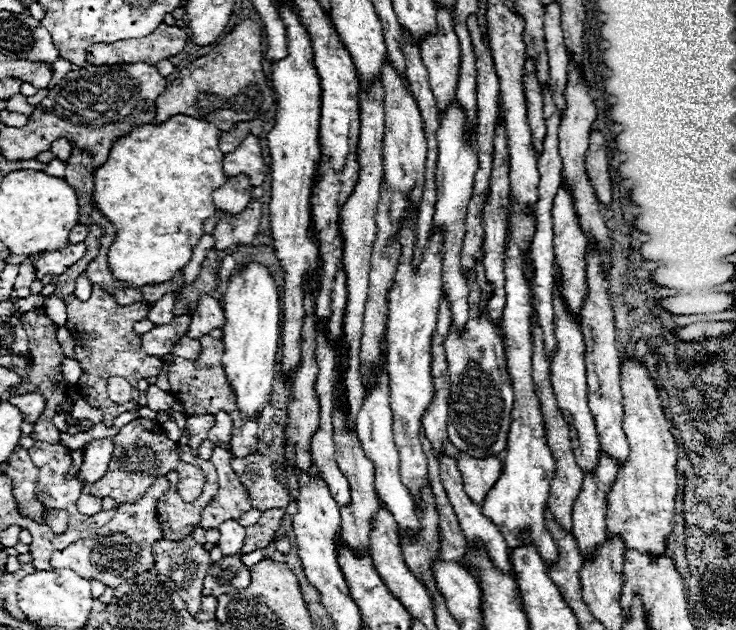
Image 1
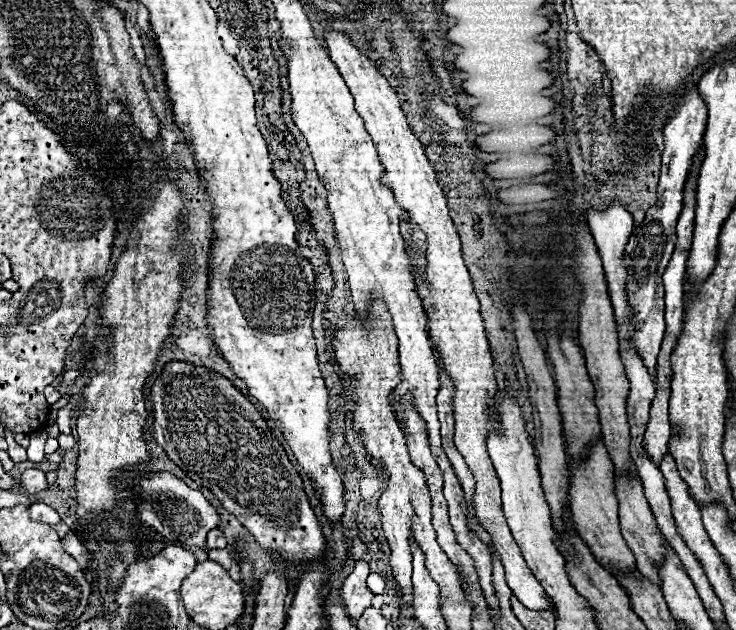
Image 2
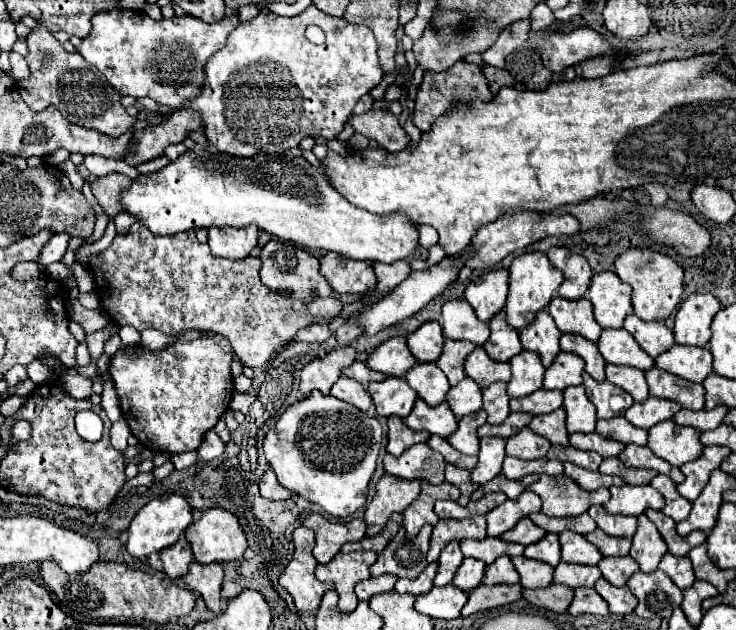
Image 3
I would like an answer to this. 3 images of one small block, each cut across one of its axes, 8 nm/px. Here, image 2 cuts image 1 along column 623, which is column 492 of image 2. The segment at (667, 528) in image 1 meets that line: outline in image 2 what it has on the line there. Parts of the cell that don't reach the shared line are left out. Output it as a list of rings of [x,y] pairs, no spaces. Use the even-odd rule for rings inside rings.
[[[330,30],[324,34],[326,50],[332,62],[338,66],[342,78],[346,80],[350,92],[354,94],[356,112],[362,116],[368,134],[372,136],[374,144],[378,146],[380,162],[384,166],[384,174],[380,178],[382,184],[390,186],[394,192],[396,202],[406,210],[408,220],[400,224],[400,232],[406,242],[412,238],[412,228],[418,226],[426,234],[426,248],[420,252],[418,248],[410,248],[410,258],[414,260],[418,254],[424,254],[426,258],[426,284],[420,284],[420,298],[424,304],[430,304],[432,308],[432,324],[430,332],[434,338],[434,344],[442,352],[446,370],[450,378],[454,380],[456,394],[454,394],[454,418],[456,418],[456,432],[454,432],[454,444],[458,452],[466,458],[468,468],[472,470],[476,478],[476,492],[474,492],[474,506],[476,506],[476,518],[478,522],[490,532],[492,542],[502,558],[506,580],[514,596],[530,610],[546,610],[548,600],[546,592],[540,586],[540,582],[534,578],[532,570],[526,566],[518,544],[514,542],[500,502],[500,482],[494,472],[492,460],[486,452],[486,434],[490,432],[488,416],[484,412],[484,406],[490,400],[490,394],[494,388],[494,362],[490,356],[482,316],[480,316],[480,304],[472,290],[472,282],[468,276],[468,270],[462,260],[460,252],[460,238],[456,234],[456,226],[452,218],[448,216],[446,198],[444,192],[436,180],[434,168],[428,162],[424,148],[420,140],[412,134],[408,128],[406,116],[402,112],[400,100],[388,80],[378,72],[378,66],[374,60],[364,56],[358,46],[352,42],[352,38],[346,32]]]

